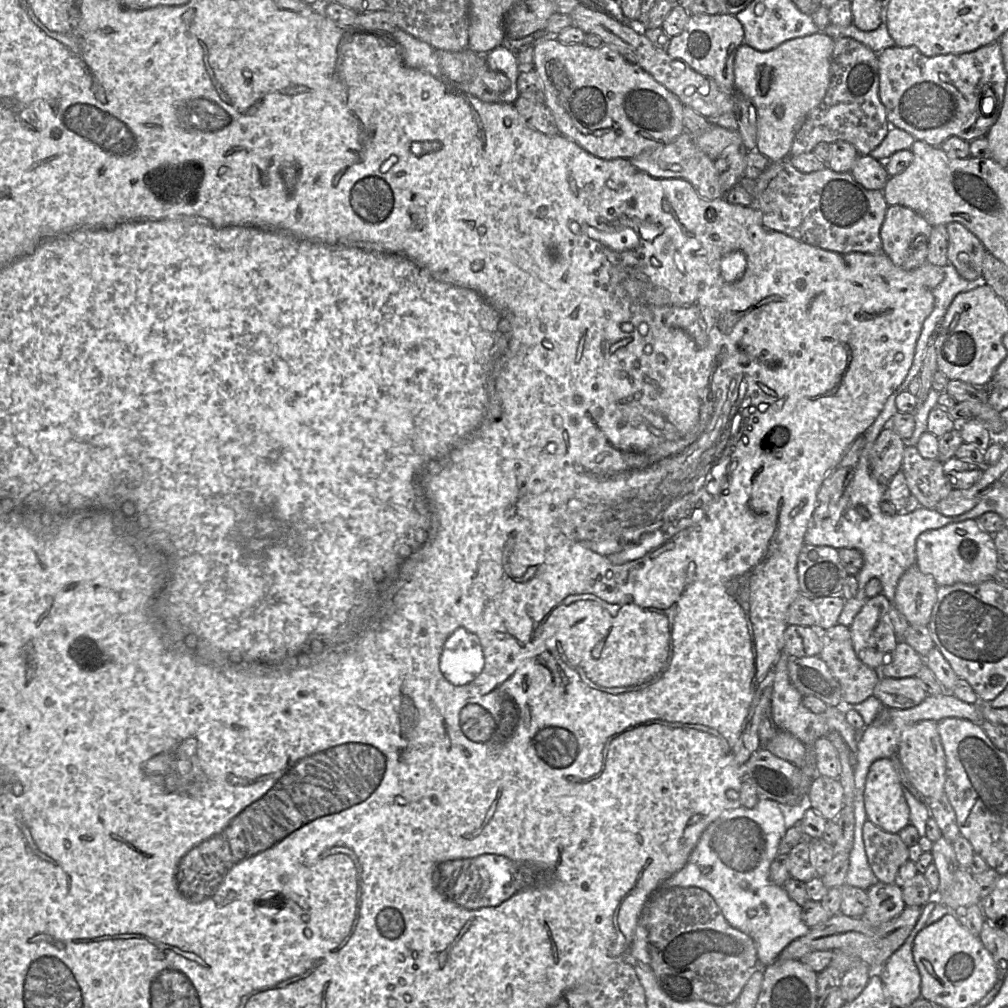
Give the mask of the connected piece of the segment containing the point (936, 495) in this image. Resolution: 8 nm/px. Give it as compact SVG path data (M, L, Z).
M906 445L901 471L921 507L934 509L953 490L944 474L943 463L923 458L914 445Z

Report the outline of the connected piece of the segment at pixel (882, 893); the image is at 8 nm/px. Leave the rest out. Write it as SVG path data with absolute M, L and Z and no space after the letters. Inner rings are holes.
M878 882L867 890L869 904L861 916L872 926L879 926L898 916L906 904L902 897L902 887L895 883Z

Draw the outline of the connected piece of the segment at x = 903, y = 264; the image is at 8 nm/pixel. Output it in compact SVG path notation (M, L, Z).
M888 206L880 228L881 252L898 267L910 271L927 262L933 226L912 209Z

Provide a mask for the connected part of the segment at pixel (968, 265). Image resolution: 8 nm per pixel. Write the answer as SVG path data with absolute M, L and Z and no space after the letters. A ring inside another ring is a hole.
M951 222L946 228L949 263L966 280L972 283L983 282L983 258L987 250L982 242L961 223Z

